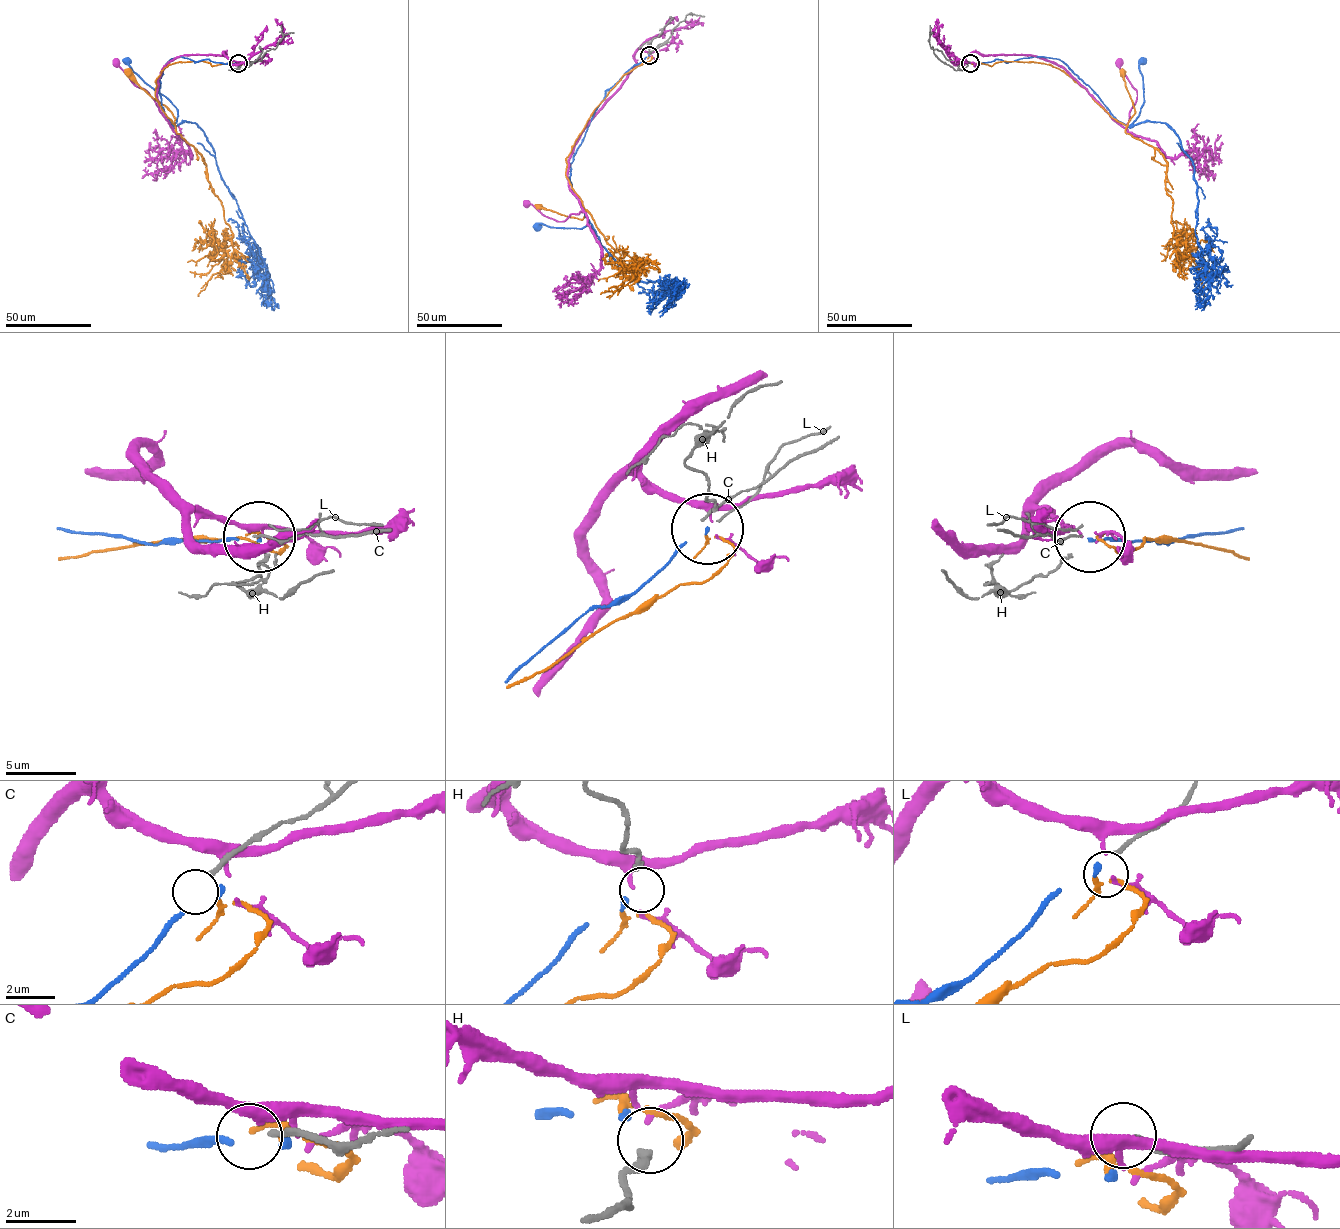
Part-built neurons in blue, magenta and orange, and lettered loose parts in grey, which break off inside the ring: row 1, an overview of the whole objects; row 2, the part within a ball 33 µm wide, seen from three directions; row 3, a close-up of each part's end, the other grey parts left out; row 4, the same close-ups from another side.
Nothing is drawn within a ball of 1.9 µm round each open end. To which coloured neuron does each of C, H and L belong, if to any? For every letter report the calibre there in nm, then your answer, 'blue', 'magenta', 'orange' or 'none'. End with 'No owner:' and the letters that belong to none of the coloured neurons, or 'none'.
C: 180 nm | none
H: 240 nm | blue
L: 150 nm | none
No owner: C, L

